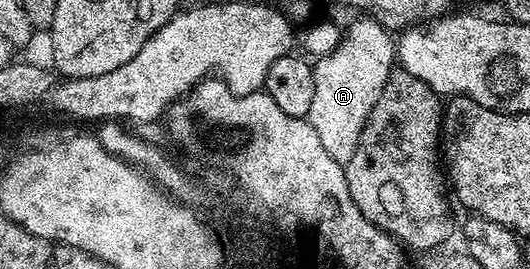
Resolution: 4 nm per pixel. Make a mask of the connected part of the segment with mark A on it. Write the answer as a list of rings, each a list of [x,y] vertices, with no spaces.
[[[357,17],[357,20],[345,31],[345,36],[336,40],[335,46],[330,51],[333,59],[328,59],[326,55],[320,56],[313,63],[313,76],[315,77],[315,97],[311,97],[311,109],[307,120],[319,135],[322,145],[327,153],[333,155],[337,160],[344,160],[352,156],[353,150],[357,148],[357,143],[361,139],[361,130],[365,127],[365,122],[369,120],[369,114],[377,100],[387,77],[387,70],[391,63],[391,35],[386,28],[382,27],[376,19],[368,17]]]

